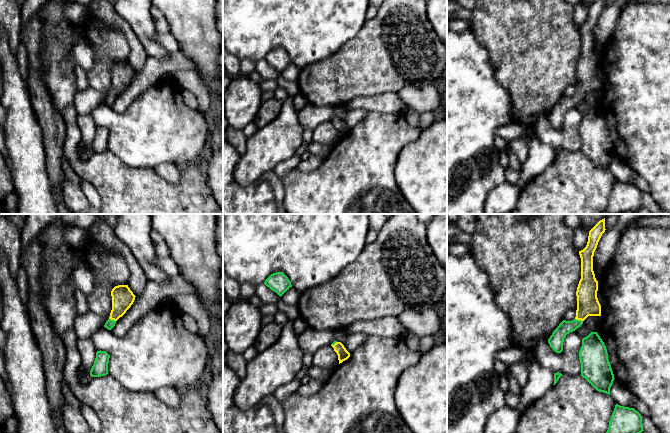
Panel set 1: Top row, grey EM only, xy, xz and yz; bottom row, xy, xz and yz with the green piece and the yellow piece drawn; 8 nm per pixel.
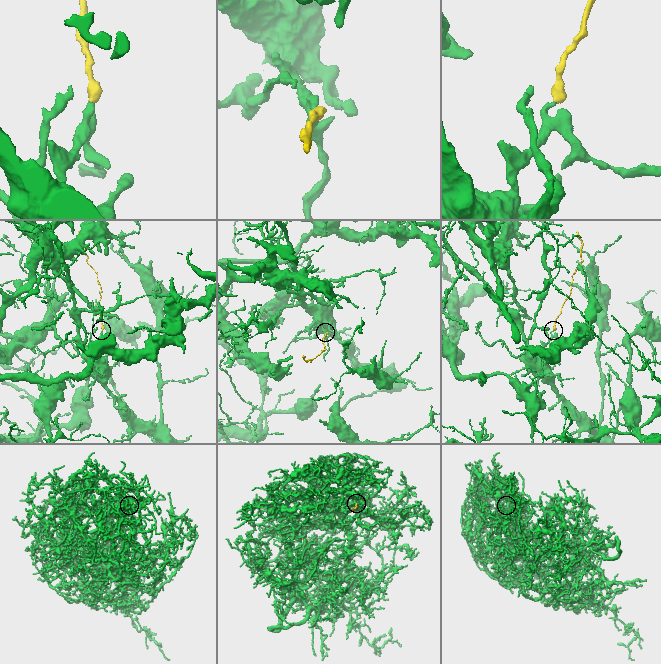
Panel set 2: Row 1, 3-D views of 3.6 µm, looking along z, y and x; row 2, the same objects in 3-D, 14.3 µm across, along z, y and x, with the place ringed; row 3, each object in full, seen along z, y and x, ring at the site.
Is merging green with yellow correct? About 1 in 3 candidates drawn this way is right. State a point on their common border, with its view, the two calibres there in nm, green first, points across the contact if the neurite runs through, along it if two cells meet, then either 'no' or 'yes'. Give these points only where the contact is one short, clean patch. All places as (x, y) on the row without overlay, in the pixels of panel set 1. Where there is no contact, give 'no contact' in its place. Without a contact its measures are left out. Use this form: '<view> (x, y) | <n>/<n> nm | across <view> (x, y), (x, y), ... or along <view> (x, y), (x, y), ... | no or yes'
yz (579, 96) | 120/180 nm | across yz (556, 116), (569, 102), (579, 96), (587, 78) | yes

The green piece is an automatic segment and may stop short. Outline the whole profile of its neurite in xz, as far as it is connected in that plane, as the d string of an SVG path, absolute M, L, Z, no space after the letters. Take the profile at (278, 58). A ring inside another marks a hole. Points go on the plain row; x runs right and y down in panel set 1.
M283 48L271 50L264 58L271 66L276 68L280 73L292 63L290 56Z

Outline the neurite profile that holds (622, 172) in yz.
M614 155L610 164L610 171L616 180L624 183L634 184L631 168L617 155Z

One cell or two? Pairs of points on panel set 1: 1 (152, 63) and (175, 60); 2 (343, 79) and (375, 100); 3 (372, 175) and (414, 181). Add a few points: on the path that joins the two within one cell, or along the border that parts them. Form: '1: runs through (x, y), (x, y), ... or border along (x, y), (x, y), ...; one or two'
1: runs through (158, 64), (169, 64); one
2: border along (392, 91), (357, 96), (347, 104); two
3: border along (397, 155), (394, 180), (405, 199); two

